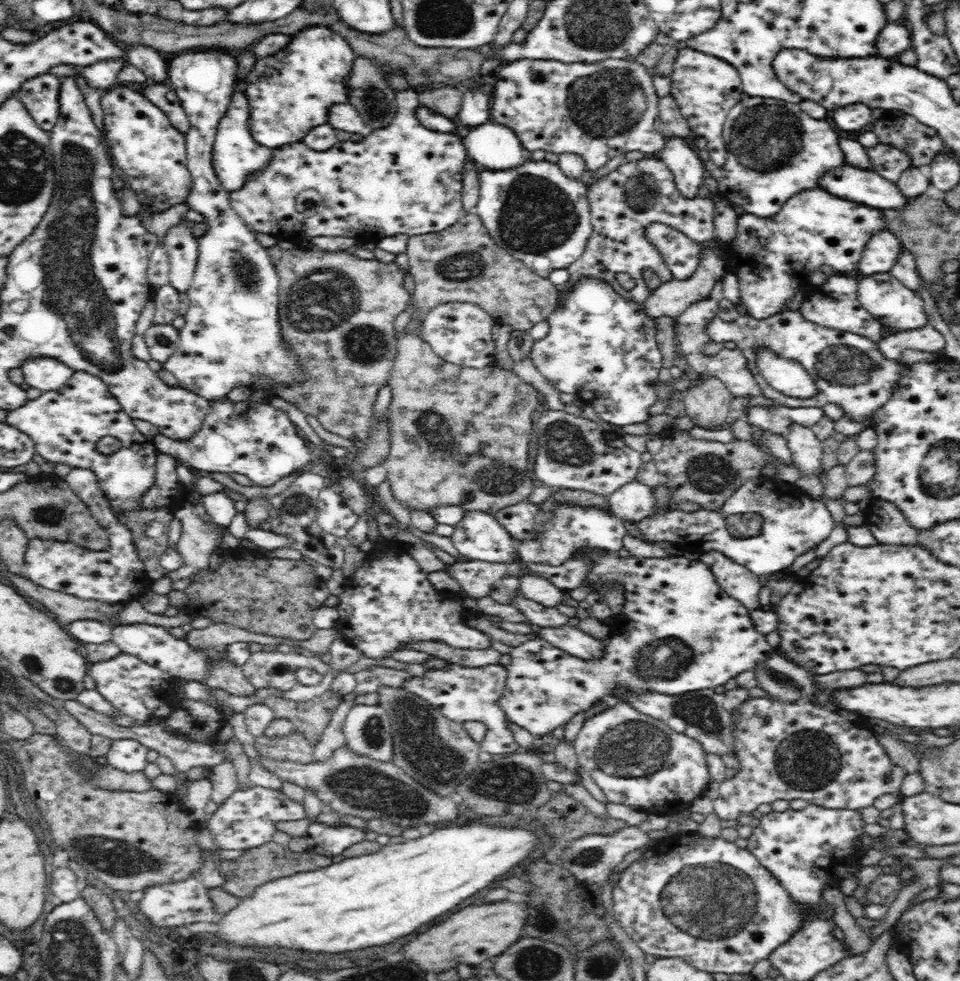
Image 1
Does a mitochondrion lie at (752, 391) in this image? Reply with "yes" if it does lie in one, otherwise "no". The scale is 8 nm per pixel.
no

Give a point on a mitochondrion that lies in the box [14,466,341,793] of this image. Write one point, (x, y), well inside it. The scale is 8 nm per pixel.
(55, 514)

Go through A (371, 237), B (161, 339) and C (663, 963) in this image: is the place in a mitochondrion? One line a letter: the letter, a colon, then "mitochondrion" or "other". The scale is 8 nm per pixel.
A: other
B: mitochondrion
C: other

